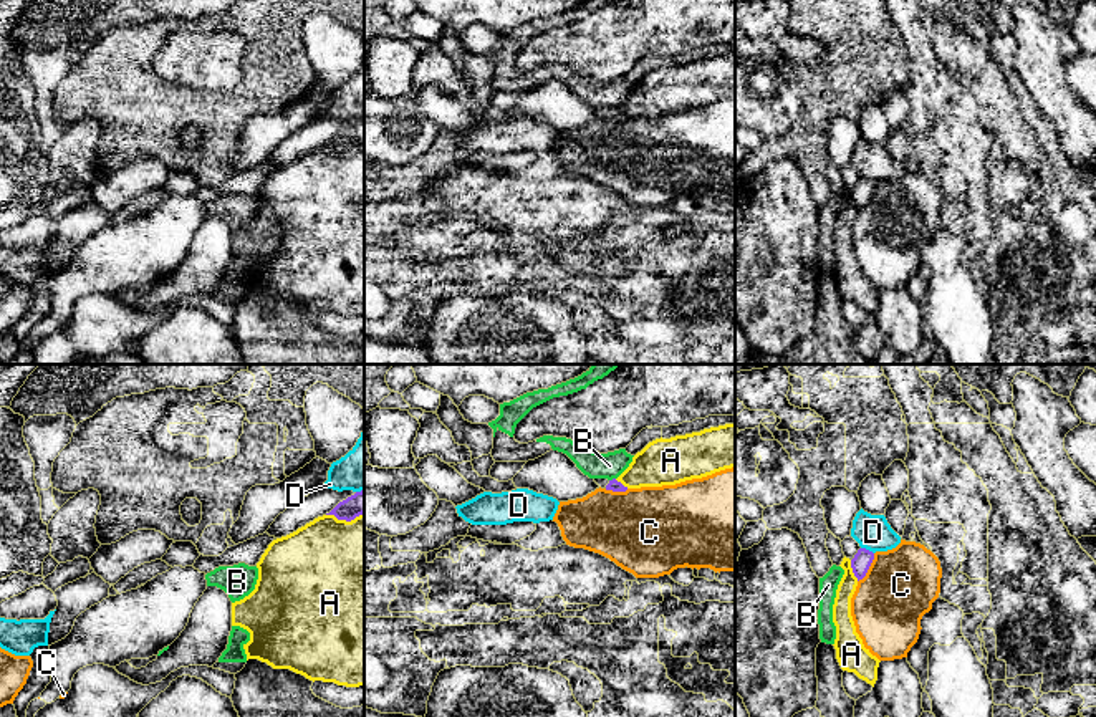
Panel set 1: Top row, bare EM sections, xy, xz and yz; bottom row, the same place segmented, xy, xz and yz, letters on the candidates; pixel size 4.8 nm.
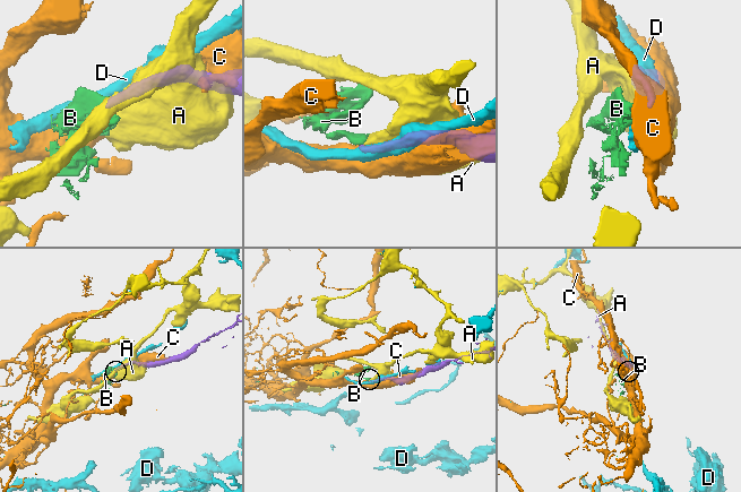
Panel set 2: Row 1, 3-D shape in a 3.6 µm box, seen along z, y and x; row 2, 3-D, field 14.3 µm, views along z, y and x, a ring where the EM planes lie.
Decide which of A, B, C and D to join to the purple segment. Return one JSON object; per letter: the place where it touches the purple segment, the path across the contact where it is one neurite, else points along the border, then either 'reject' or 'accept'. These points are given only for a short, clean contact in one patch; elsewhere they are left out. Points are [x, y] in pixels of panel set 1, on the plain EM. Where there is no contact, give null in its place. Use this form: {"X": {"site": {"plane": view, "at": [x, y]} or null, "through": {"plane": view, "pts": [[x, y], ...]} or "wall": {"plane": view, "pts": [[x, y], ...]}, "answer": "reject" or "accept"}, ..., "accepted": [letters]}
{"A": {"site": {"plane": "yz", "at": [853, 199]}, "answer": "reject"}, "B": {"site": {"plane": "xz", "at": [613, 108]}, "wall": {"plane": "xz", "pts": [[615, 106], [610, 110]]}, "answer": "reject"}, "C": {"site": {"plane": "yz", "at": [868, 197]}, "answer": "reject"}, "D": {"site": {"plane": "yz", "at": [868, 179]}, "answer": "reject"}, "accepted": []}

